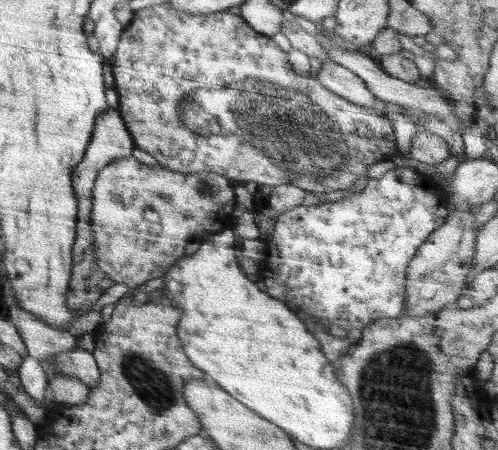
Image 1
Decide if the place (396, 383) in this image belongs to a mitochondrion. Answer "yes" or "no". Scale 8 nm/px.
yes

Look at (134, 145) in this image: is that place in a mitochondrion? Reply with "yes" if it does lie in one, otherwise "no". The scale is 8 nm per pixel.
no

